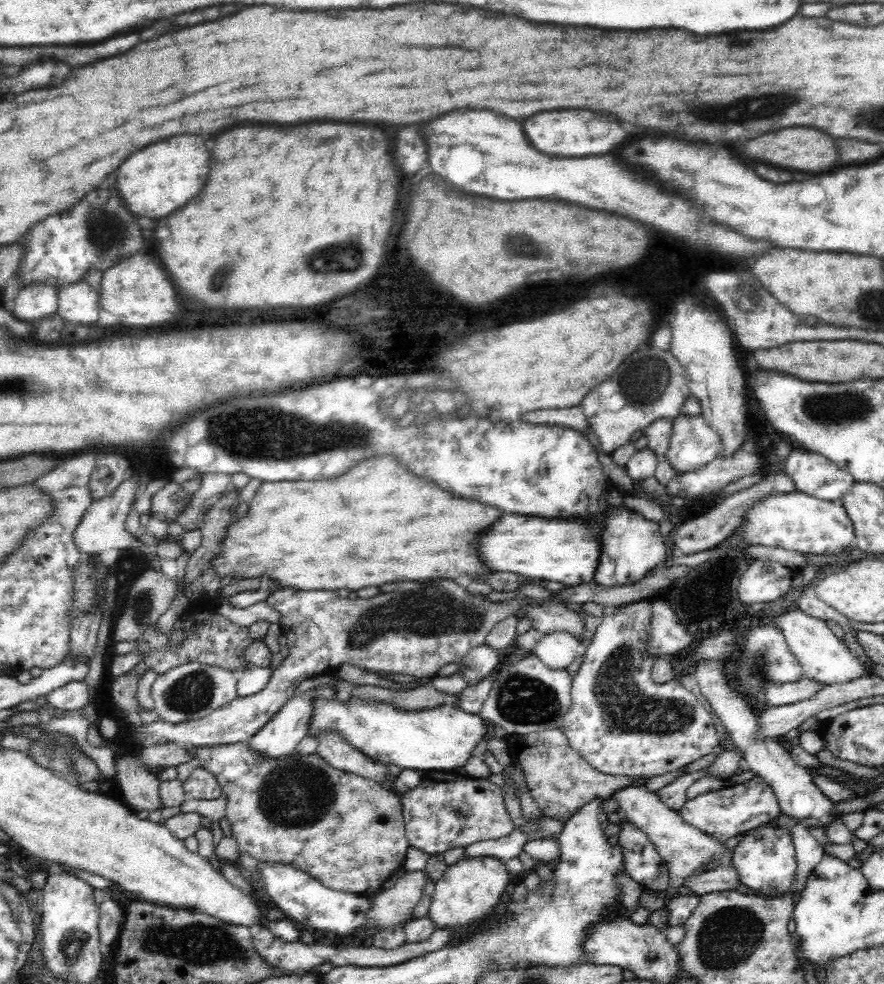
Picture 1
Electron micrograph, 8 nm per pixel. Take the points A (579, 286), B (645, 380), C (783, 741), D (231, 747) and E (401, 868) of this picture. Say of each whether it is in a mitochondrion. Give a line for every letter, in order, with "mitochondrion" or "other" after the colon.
A: other
B: mitochondrion
C: other
D: other
E: other

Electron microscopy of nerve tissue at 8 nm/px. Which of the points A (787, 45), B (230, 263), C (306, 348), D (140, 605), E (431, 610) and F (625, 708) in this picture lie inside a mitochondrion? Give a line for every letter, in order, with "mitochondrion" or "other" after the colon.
A: other
B: mitochondrion
C: other
D: mitochondrion
E: mitochondrion
F: mitochondrion

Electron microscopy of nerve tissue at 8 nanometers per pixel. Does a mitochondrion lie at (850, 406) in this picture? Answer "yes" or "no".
yes

